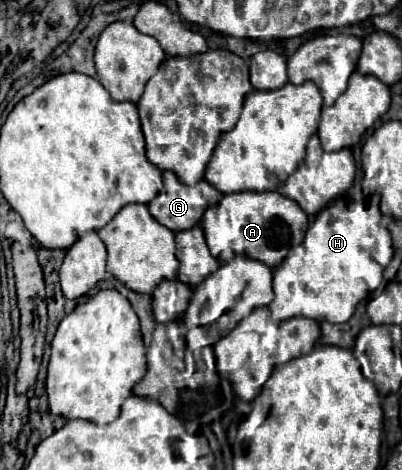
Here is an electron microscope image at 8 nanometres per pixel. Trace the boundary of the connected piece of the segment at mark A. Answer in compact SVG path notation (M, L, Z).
M235 192L225 194L219 204L211 206L201 228L205 232L207 246L221 264L231 262L233 256L249 256L271 268L279 266L289 248L299 246L305 238L309 220L297 202L291 202L279 192Z

